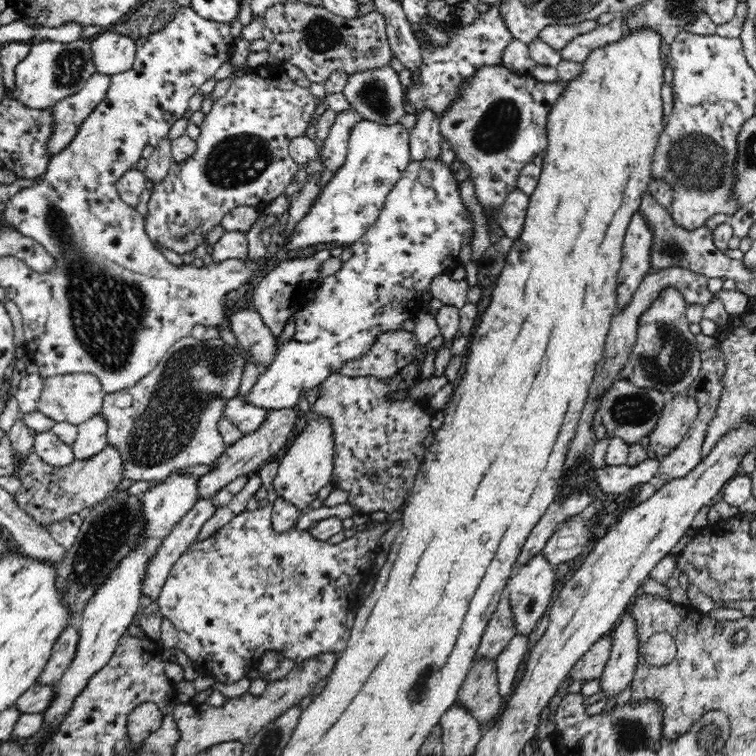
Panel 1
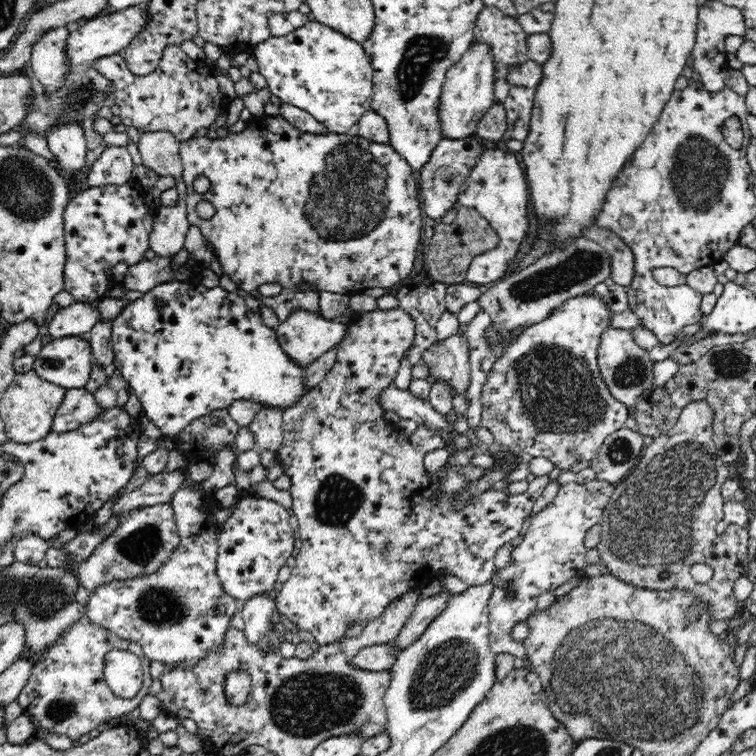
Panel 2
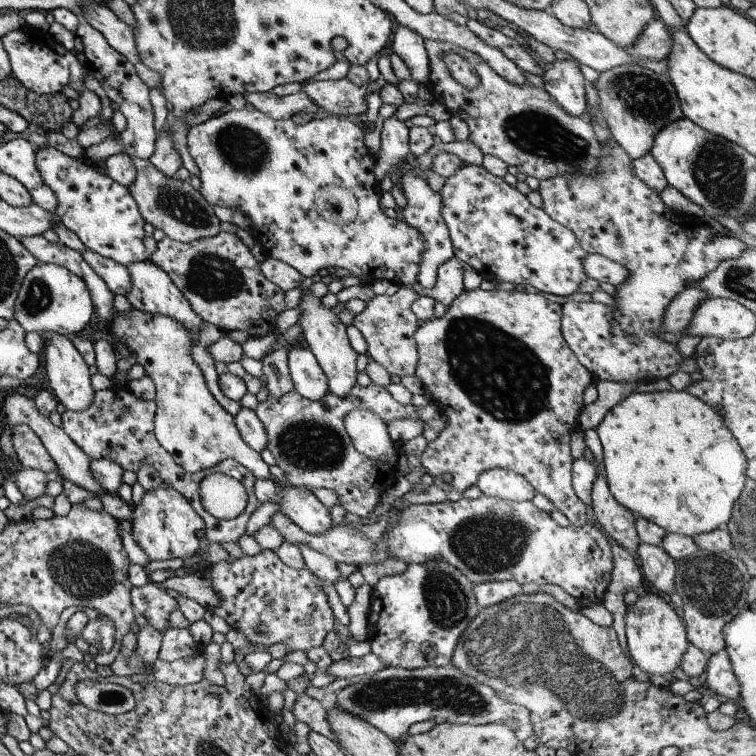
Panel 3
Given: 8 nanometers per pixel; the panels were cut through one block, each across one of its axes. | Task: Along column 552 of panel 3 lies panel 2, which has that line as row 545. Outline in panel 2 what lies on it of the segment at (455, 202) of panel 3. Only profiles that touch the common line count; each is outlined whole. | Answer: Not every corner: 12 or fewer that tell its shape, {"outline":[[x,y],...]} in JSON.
{"outline":[[246,493],[221,527],[222,589],[272,591],[297,536],[291,509]]}

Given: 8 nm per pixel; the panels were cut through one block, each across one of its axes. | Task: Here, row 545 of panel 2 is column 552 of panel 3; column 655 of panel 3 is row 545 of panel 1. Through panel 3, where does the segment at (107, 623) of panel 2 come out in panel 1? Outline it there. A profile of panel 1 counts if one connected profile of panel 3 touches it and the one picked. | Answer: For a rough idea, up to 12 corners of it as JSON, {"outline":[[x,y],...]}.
{"outline":[[240,512],[160,592],[199,674],[349,640],[390,520],[333,545]]}

